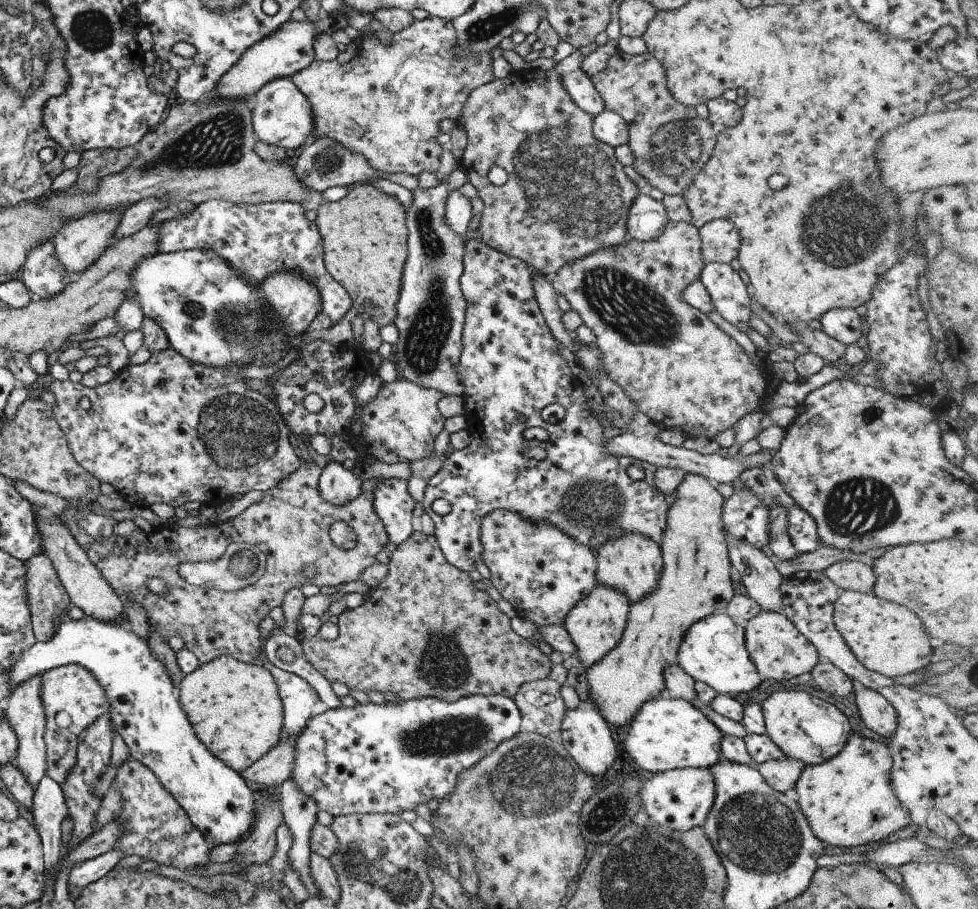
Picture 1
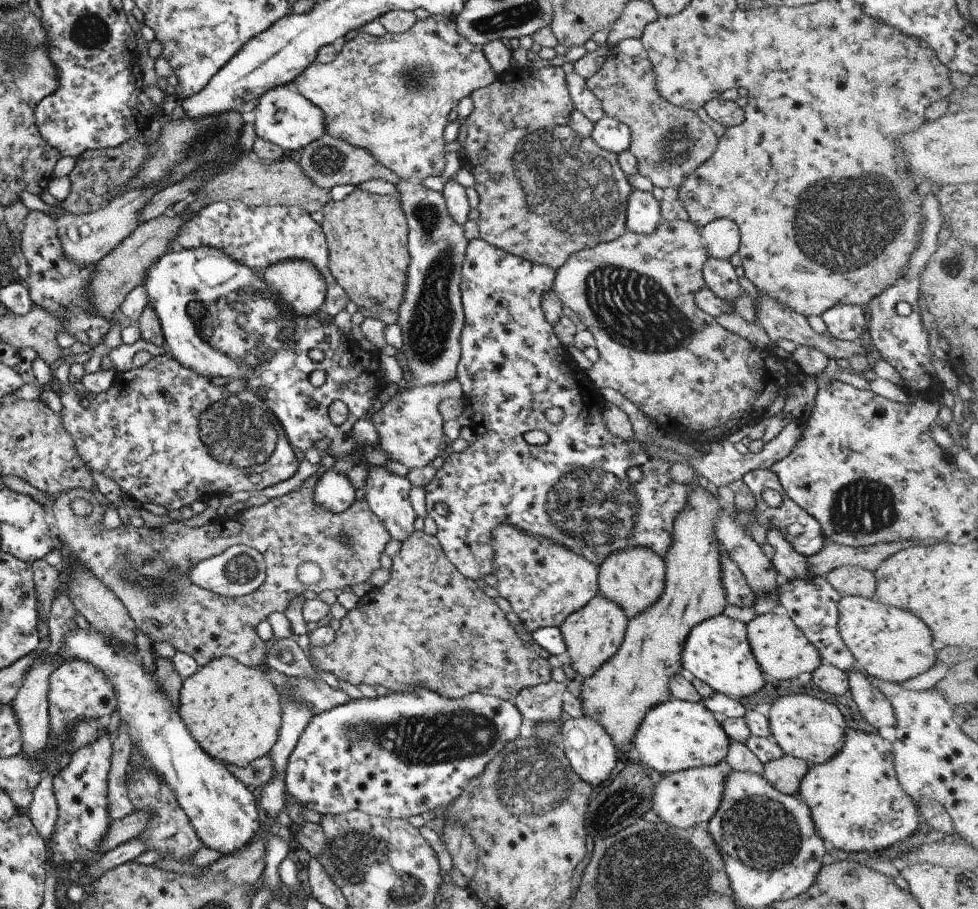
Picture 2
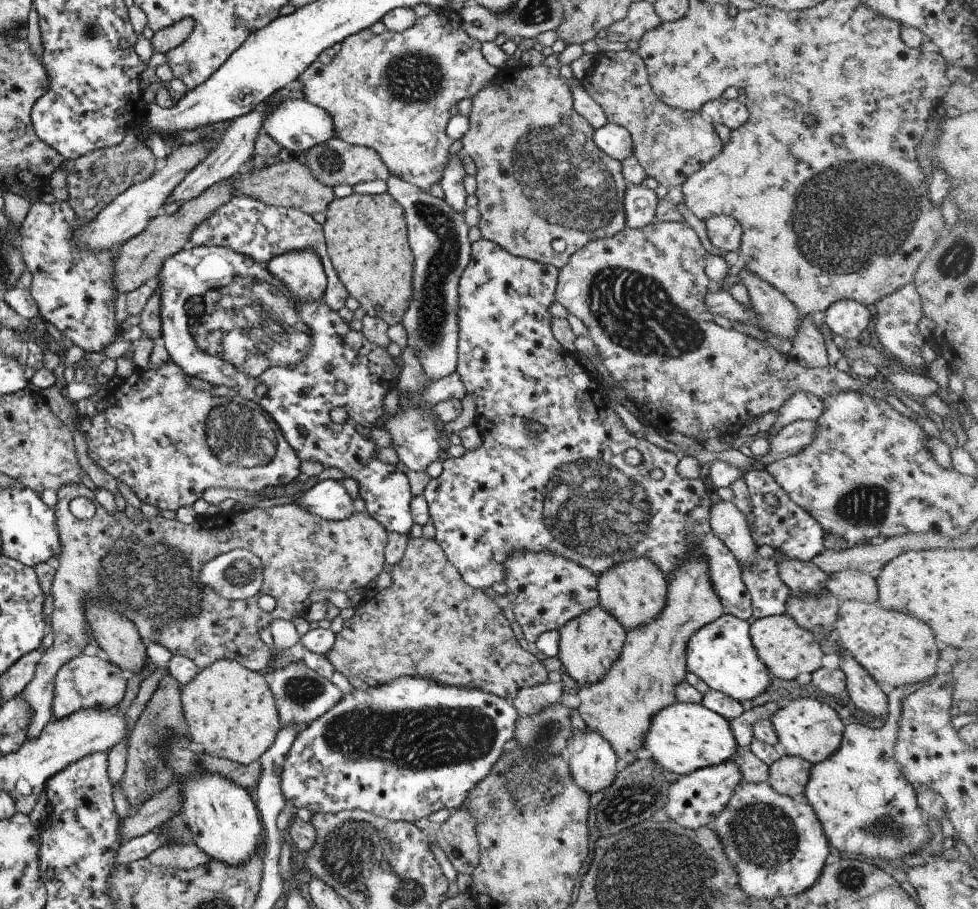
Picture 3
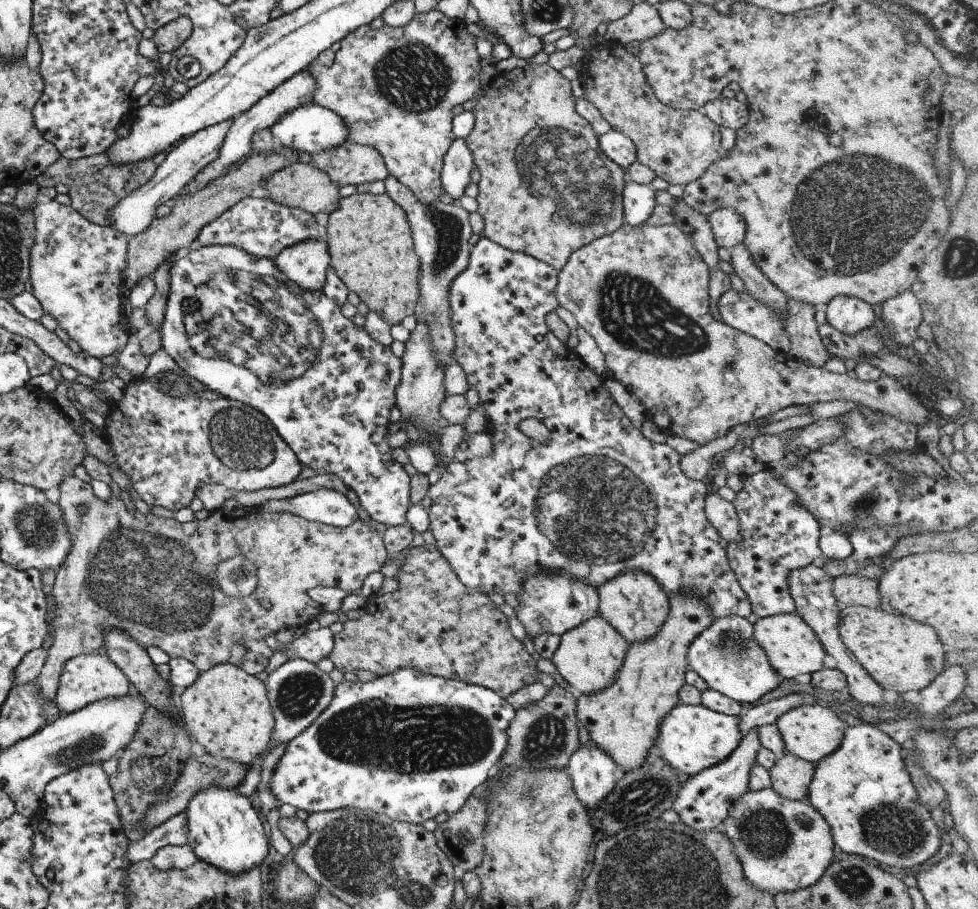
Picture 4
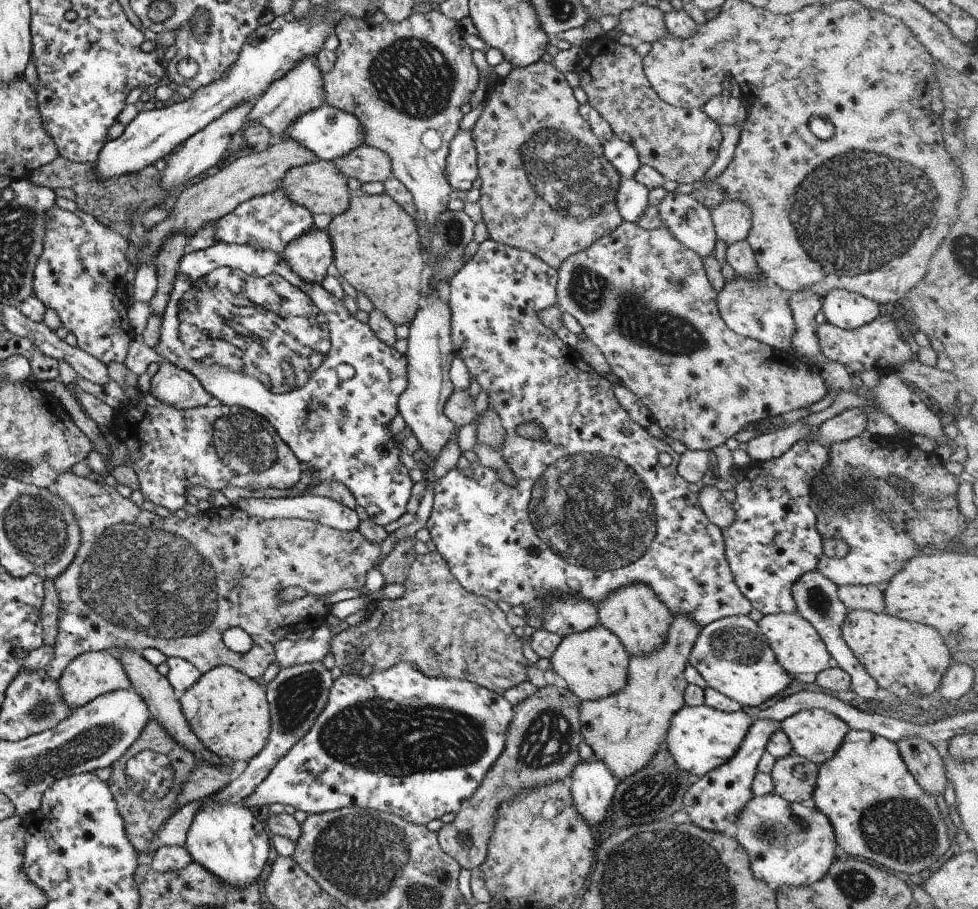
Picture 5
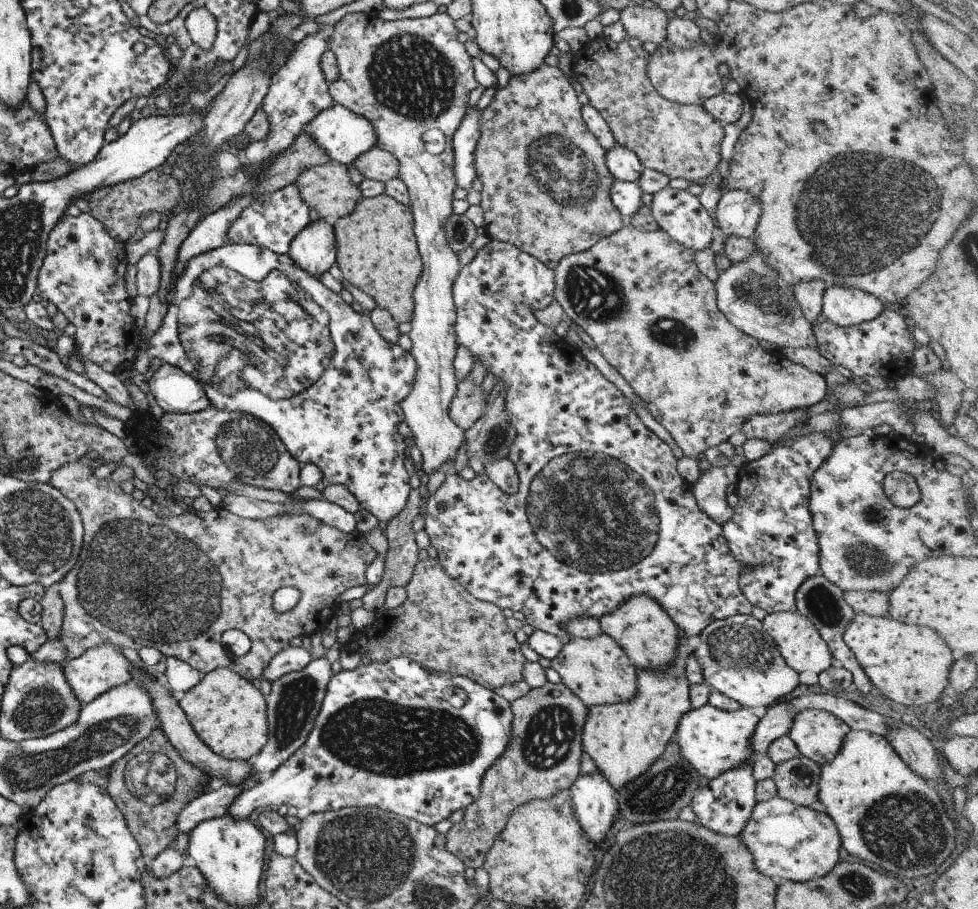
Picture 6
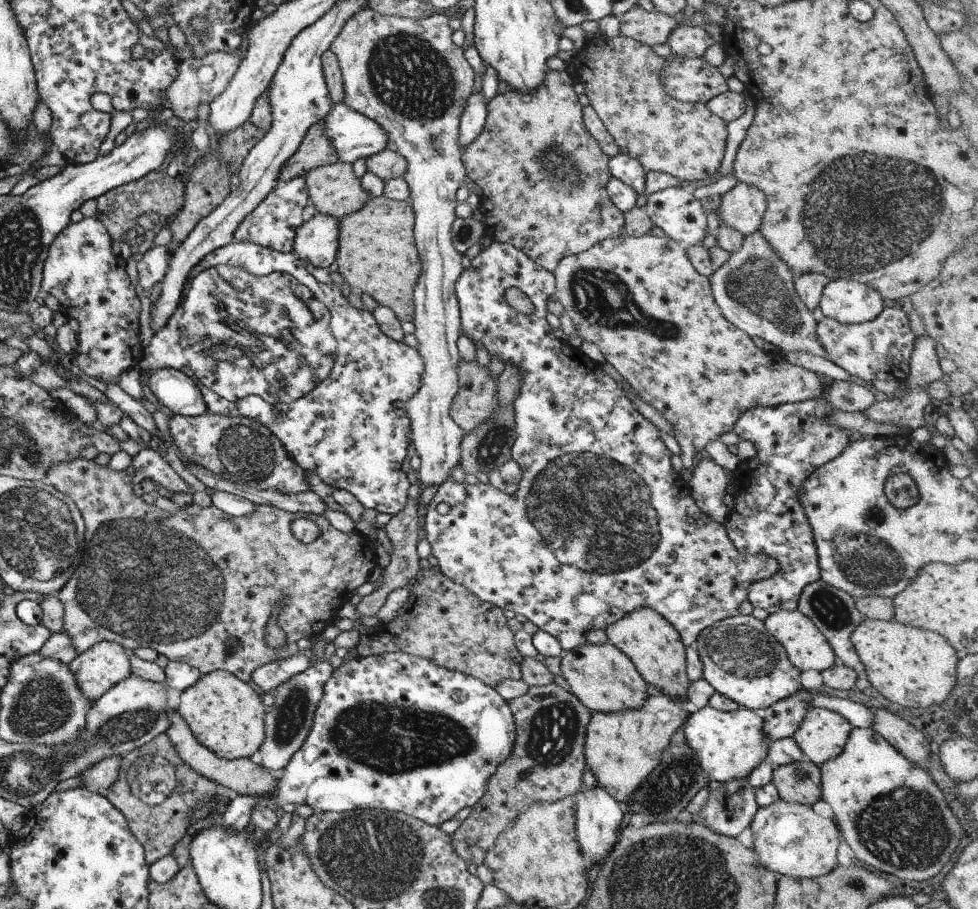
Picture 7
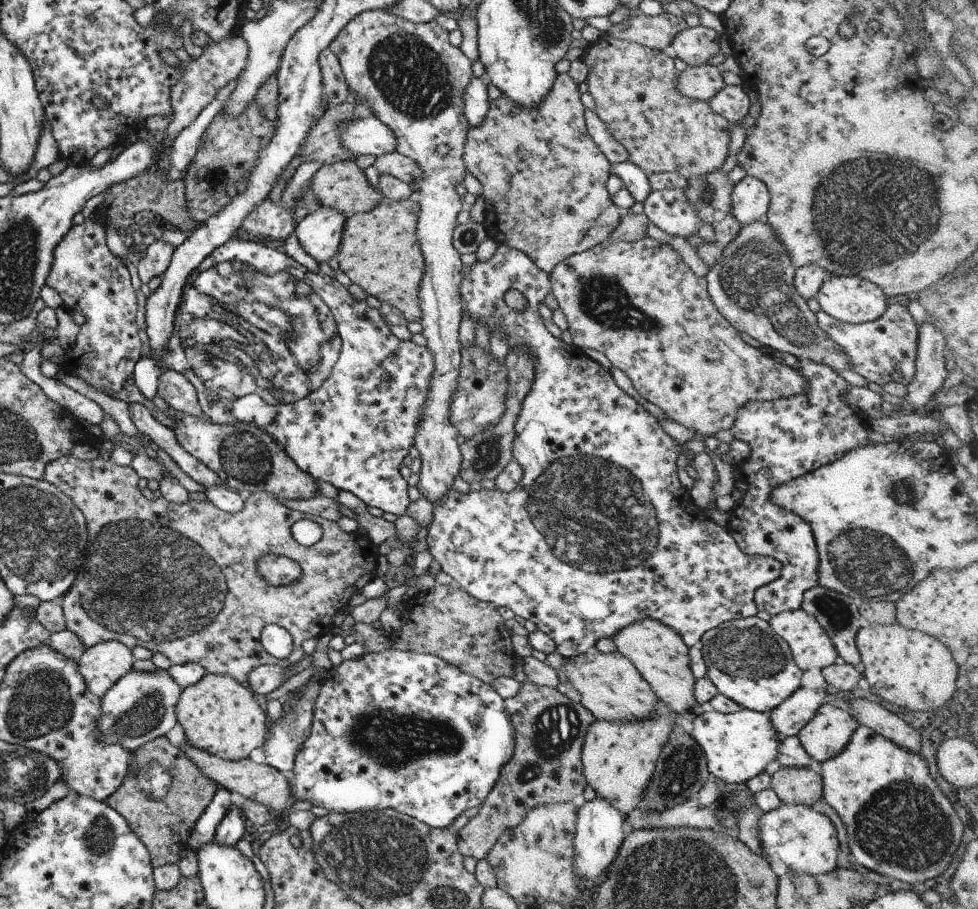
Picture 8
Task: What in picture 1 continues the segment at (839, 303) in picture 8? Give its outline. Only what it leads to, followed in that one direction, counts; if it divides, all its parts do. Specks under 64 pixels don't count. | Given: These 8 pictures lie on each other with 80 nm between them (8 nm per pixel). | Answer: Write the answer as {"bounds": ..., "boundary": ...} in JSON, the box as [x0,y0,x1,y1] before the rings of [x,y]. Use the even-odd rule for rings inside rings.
{"bounds":[818,308,861,345],"boundary":[[[838,308],[824,312],[818,318],[821,330],[844,345],[855,344],[861,336],[861,318],[855,309]]]}

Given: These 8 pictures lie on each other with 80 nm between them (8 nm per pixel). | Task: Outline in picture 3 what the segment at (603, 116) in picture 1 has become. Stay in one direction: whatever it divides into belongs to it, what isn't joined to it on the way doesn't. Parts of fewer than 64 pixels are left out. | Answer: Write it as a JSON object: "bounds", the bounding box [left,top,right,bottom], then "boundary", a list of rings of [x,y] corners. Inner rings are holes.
{"bounds":[592,123,632,162],"boundary":[[[605,123],[601,128],[592,131],[594,145],[607,156],[621,162],[624,158],[632,156],[632,140],[625,128]]]}

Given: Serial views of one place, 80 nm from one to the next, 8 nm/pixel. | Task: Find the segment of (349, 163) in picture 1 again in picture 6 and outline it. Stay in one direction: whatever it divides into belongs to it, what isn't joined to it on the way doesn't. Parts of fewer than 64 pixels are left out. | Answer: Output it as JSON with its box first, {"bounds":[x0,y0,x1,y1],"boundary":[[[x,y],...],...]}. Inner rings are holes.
{"bounds":[352,147,398,184],"boundary":[[[378,147],[361,154],[352,164],[363,179],[372,179],[384,184],[398,176],[397,160],[389,152]]]}

